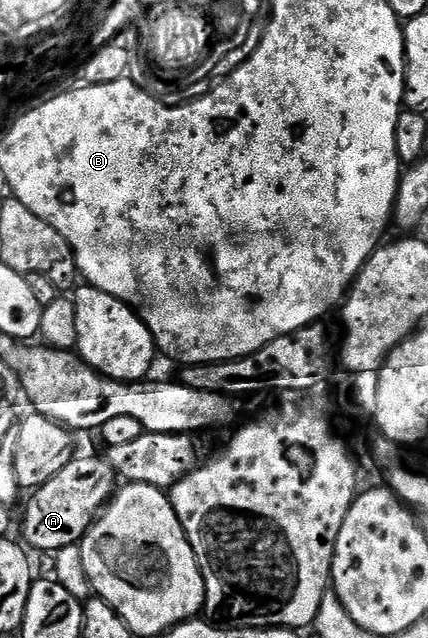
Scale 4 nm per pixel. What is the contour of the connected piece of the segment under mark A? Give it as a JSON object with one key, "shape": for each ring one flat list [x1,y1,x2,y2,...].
{"shape":[[79,456,70,460,55,477,30,493,31,501,23,512,22,539,26,547,56,554,63,547,78,545,116,491,117,477,106,459]]}

